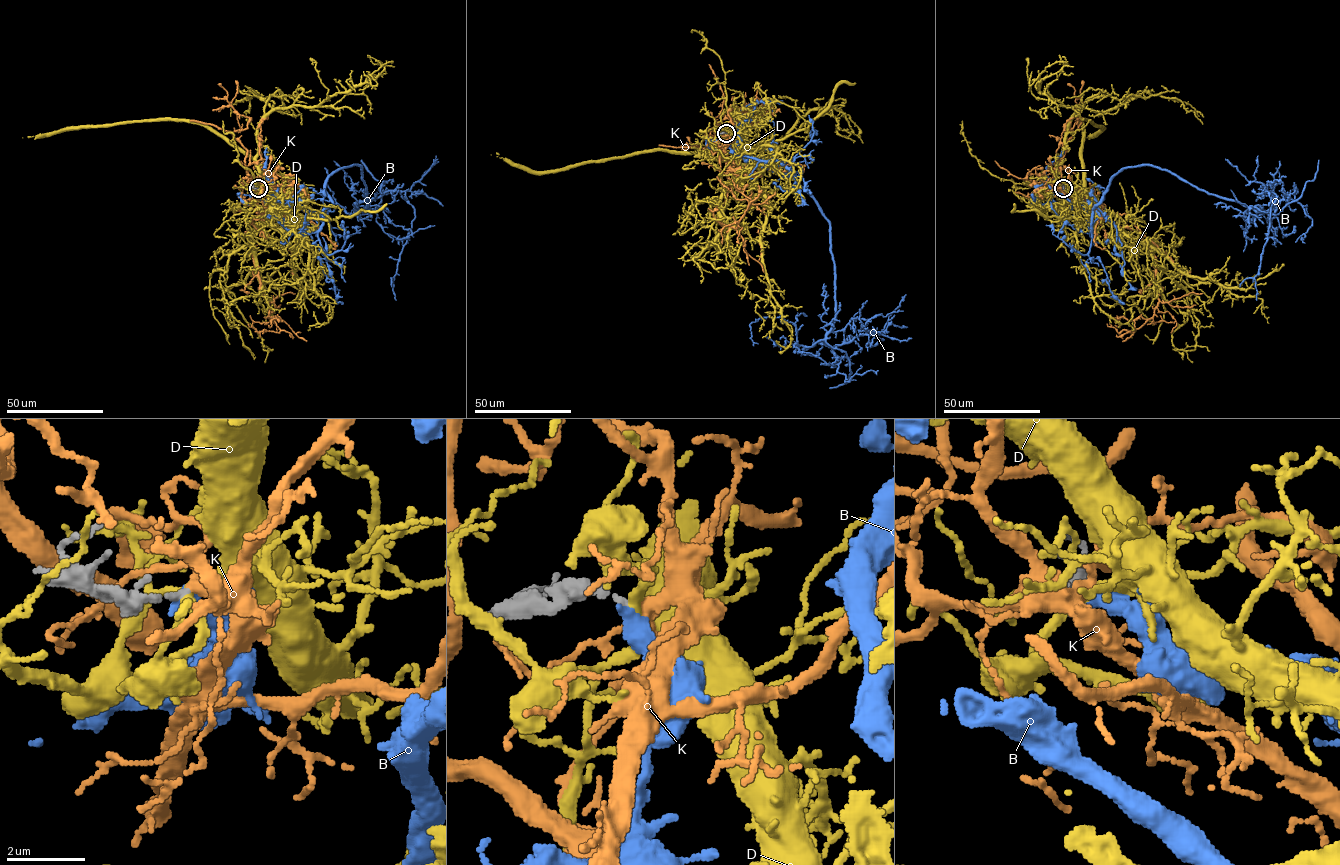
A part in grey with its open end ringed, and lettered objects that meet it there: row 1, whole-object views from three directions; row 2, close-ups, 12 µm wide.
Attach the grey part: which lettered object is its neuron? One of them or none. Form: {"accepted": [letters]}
{"accepted": ["K"]}

